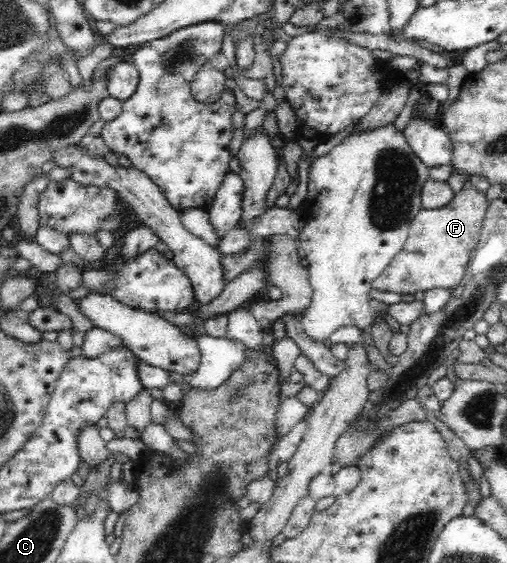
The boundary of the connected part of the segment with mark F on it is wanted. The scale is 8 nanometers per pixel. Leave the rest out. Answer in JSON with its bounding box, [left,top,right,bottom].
[371,177,489,294]

